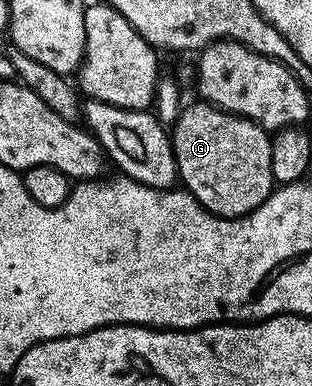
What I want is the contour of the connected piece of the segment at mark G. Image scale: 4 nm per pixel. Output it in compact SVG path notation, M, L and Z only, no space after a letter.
M206 102L191 104L182 109L170 129L171 149L175 151L175 161L179 167L182 187L194 196L195 201L214 216L224 216L232 220L238 216L248 216L276 187L271 169L271 136L252 120L223 112Z

